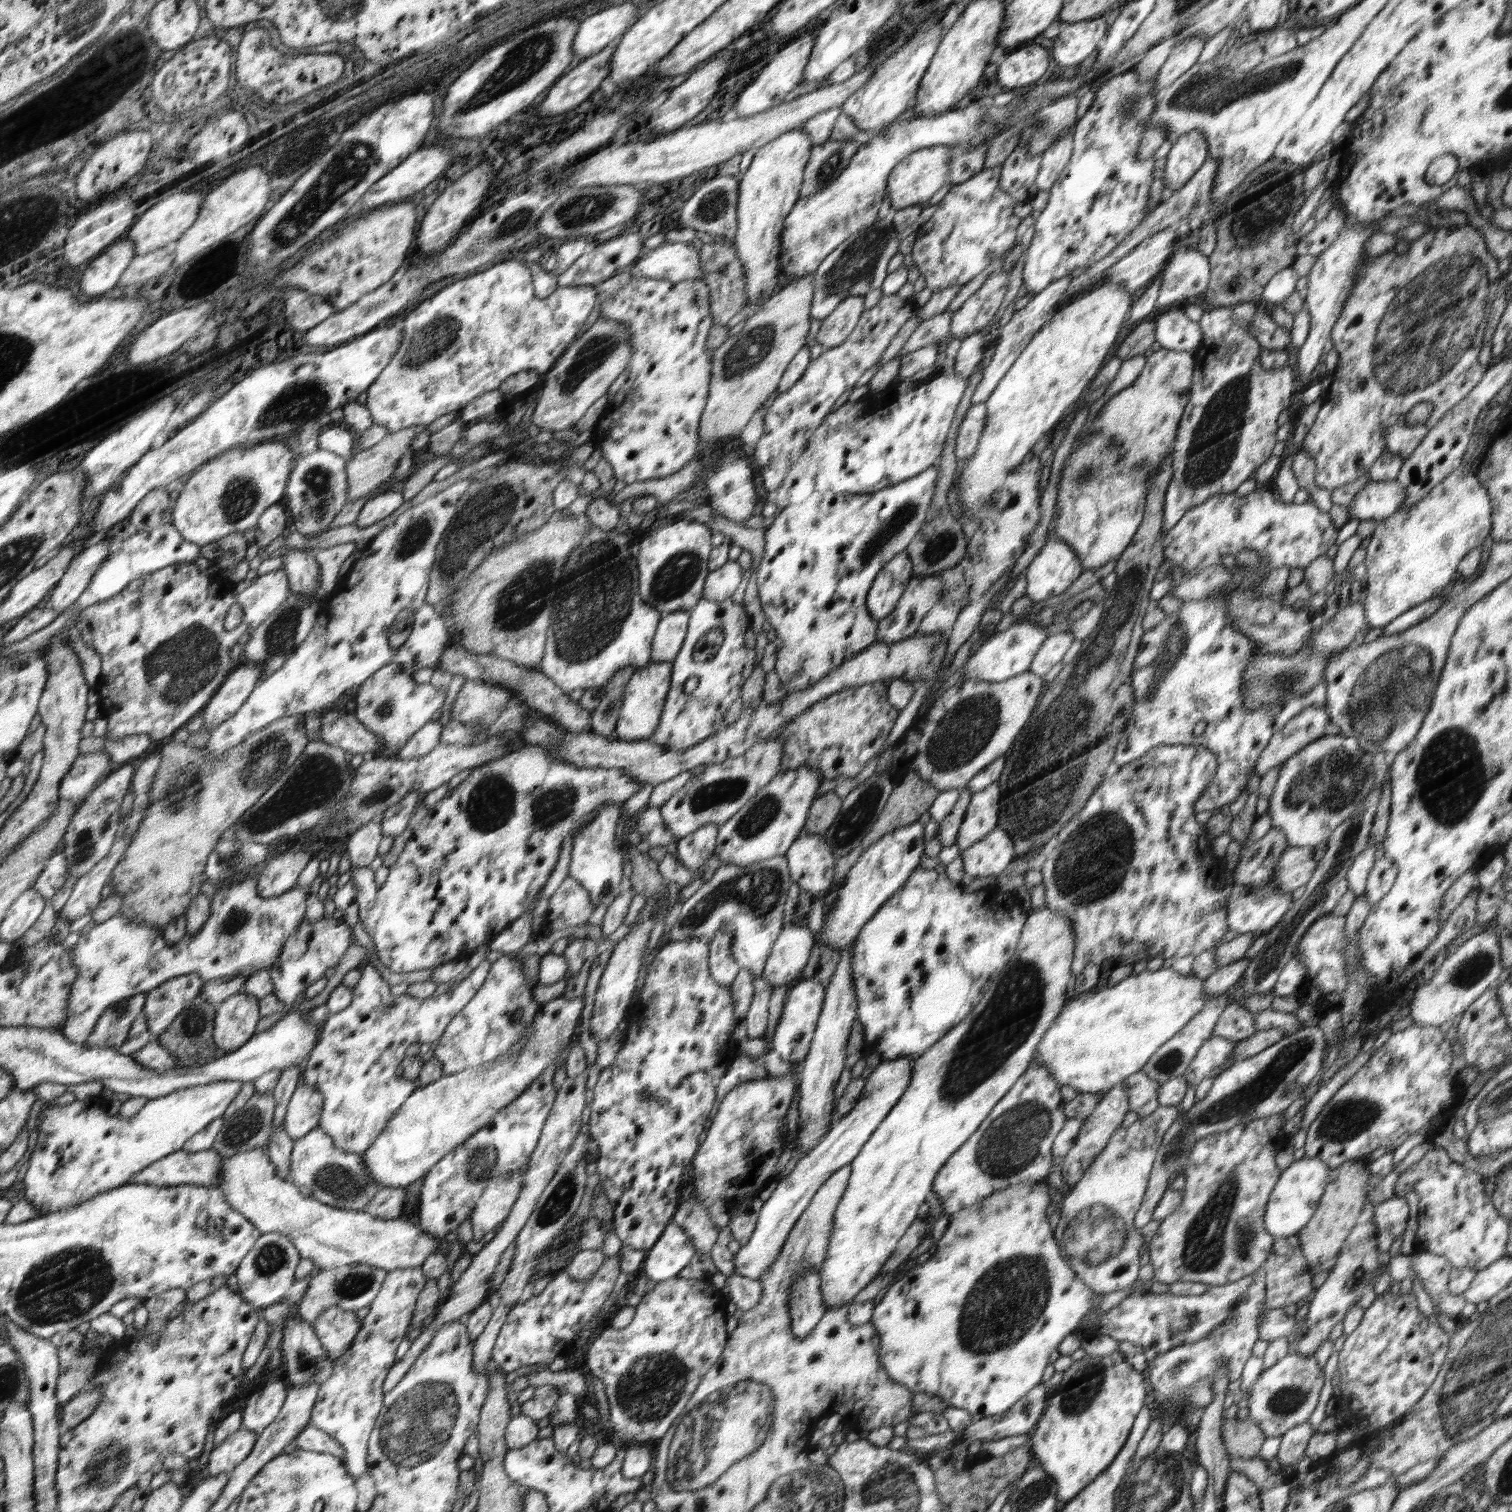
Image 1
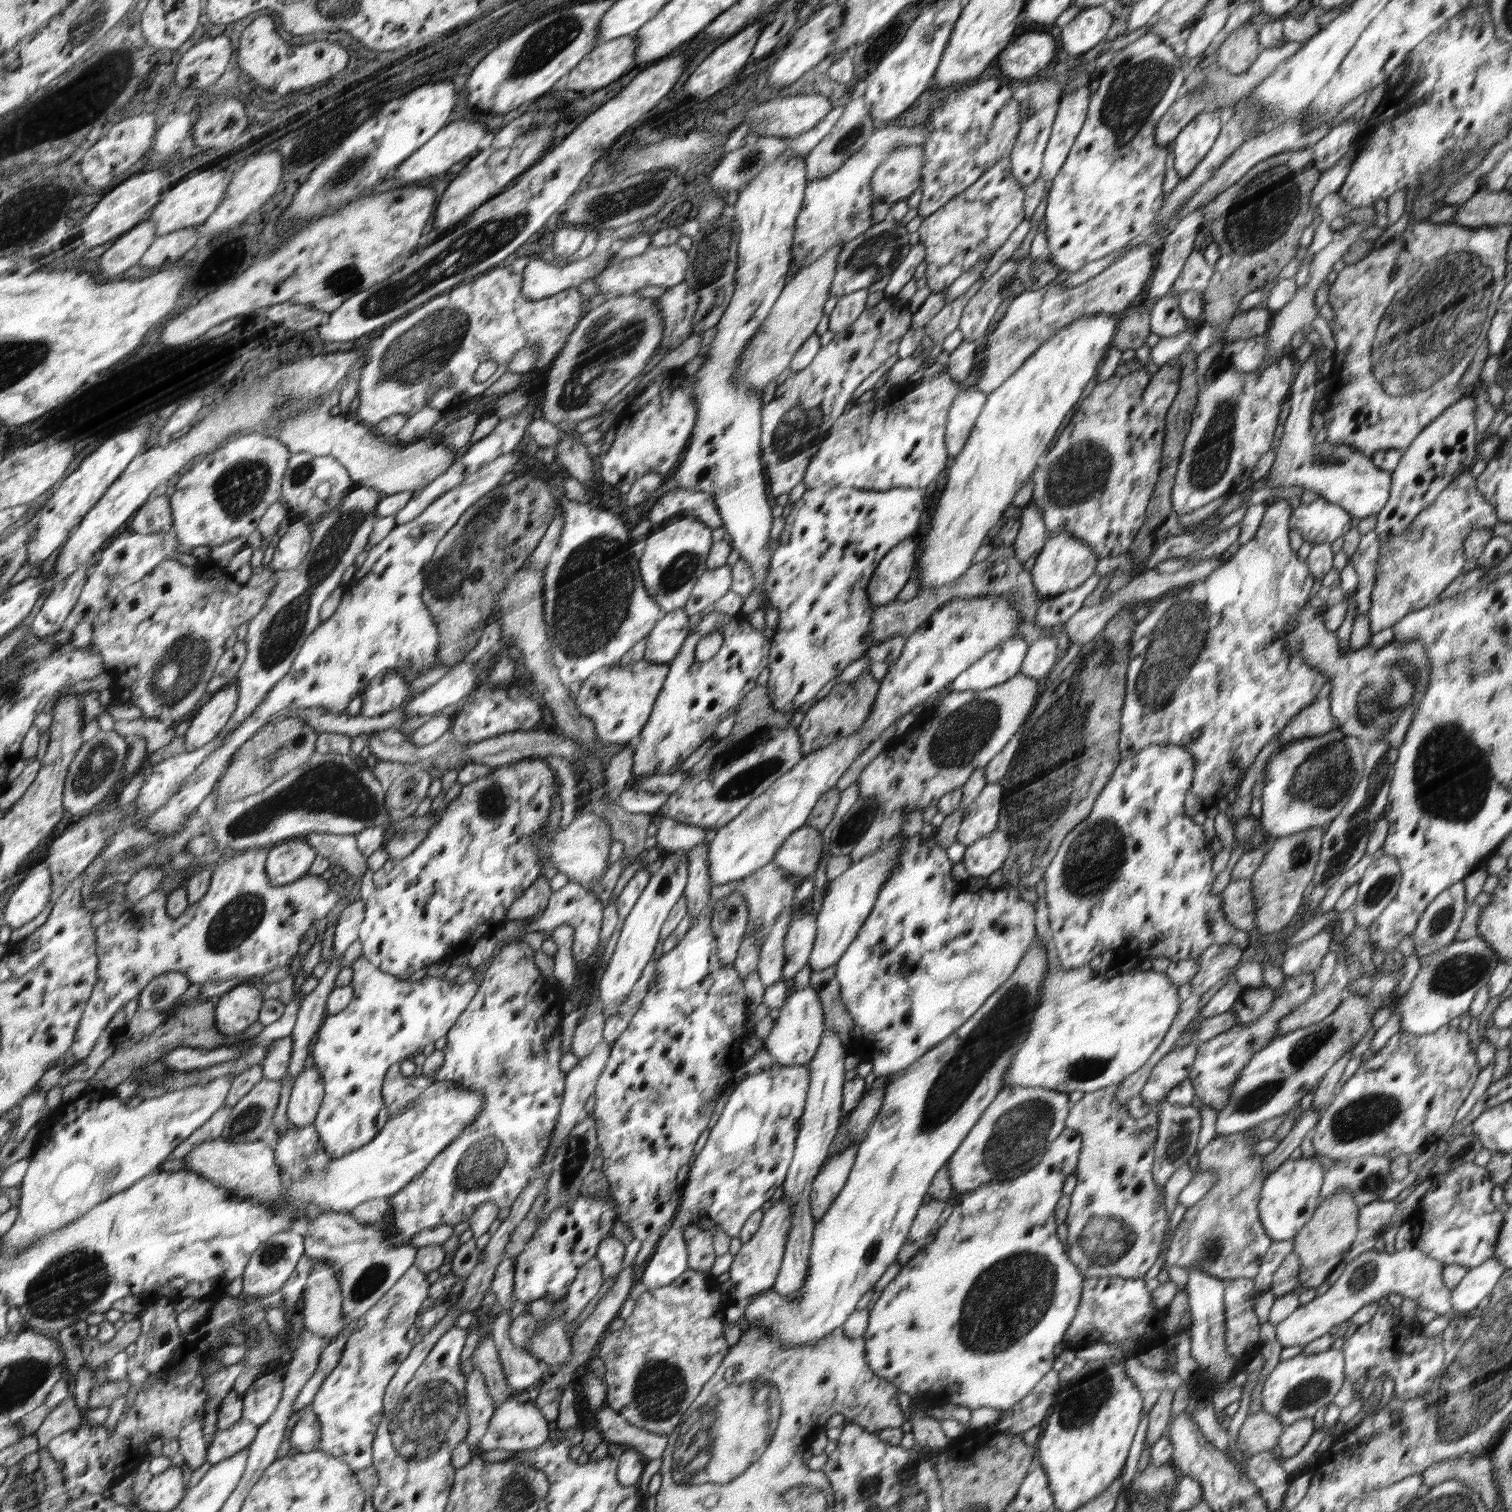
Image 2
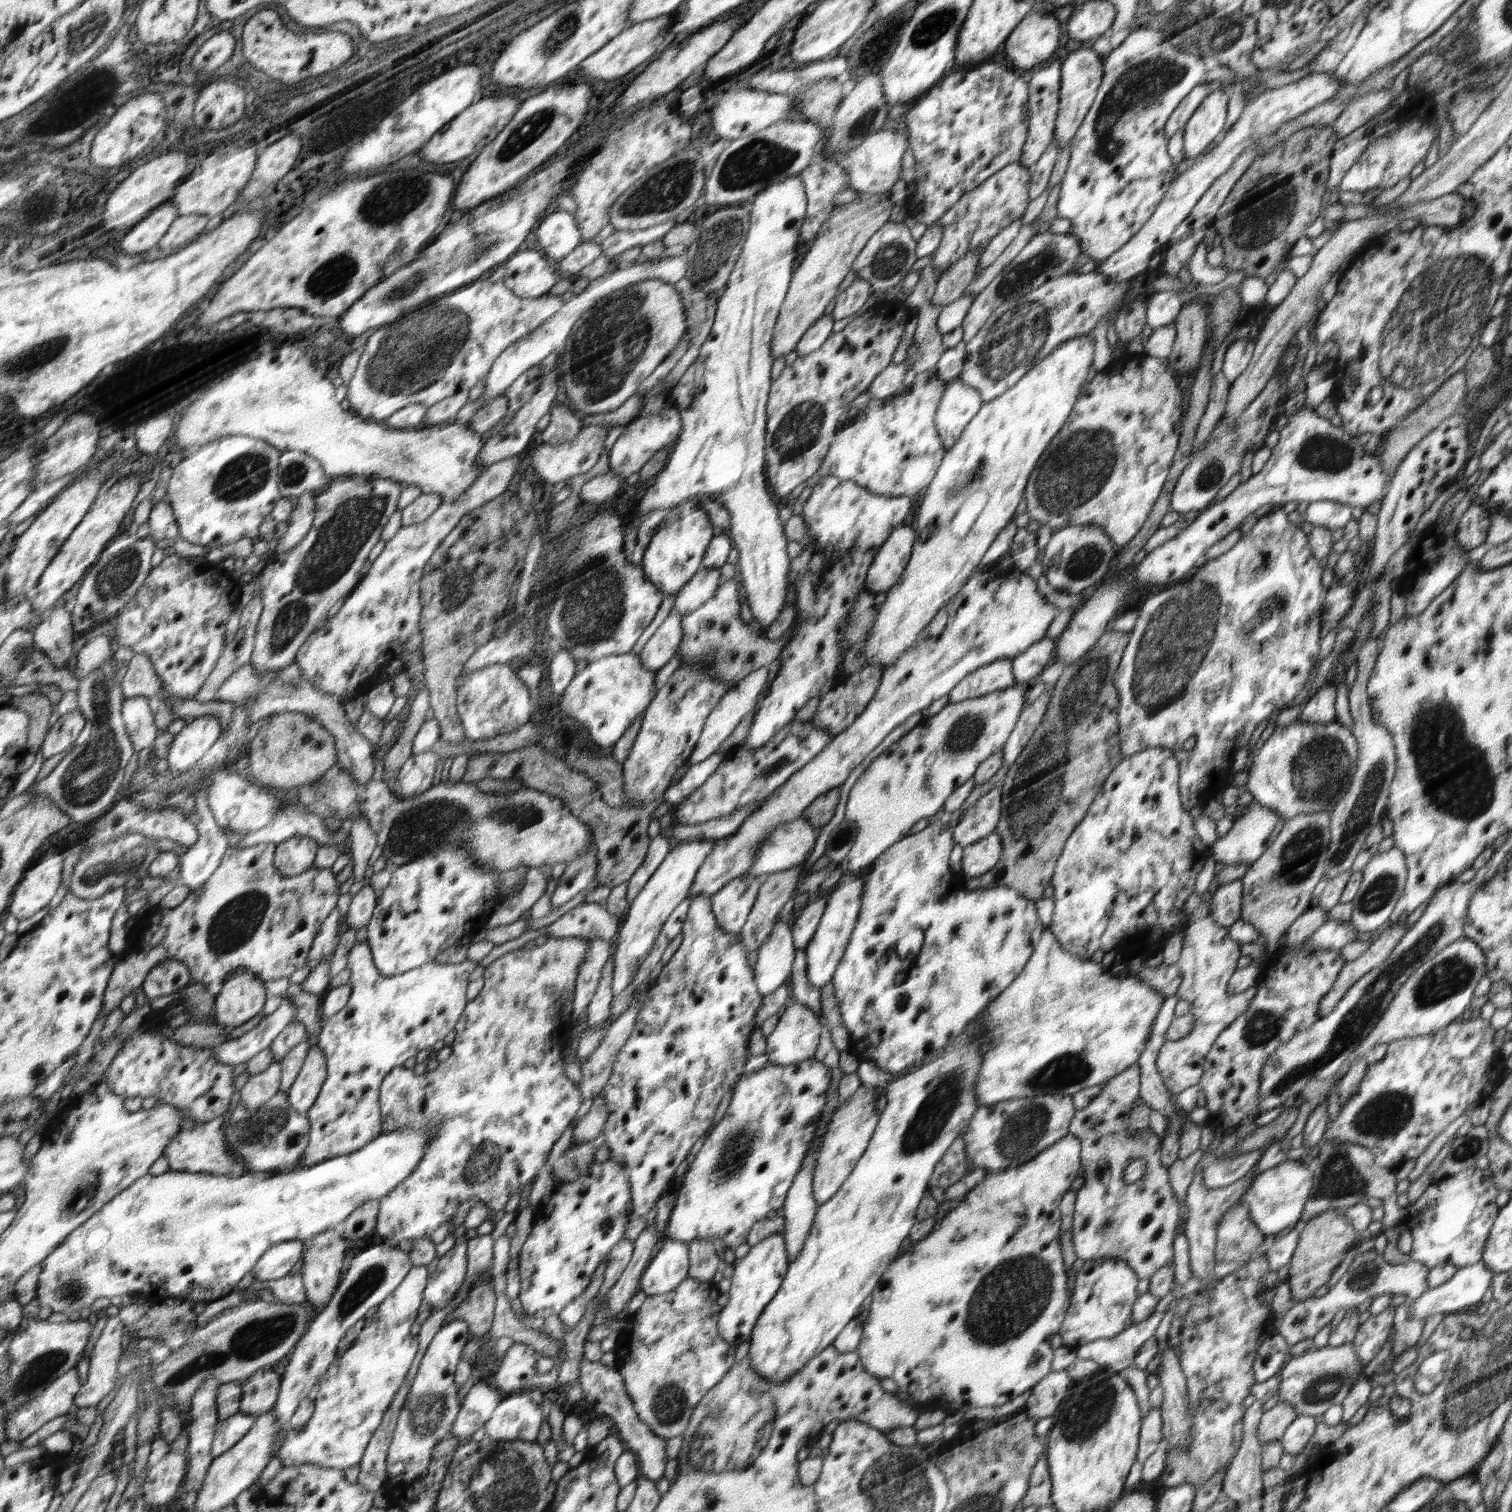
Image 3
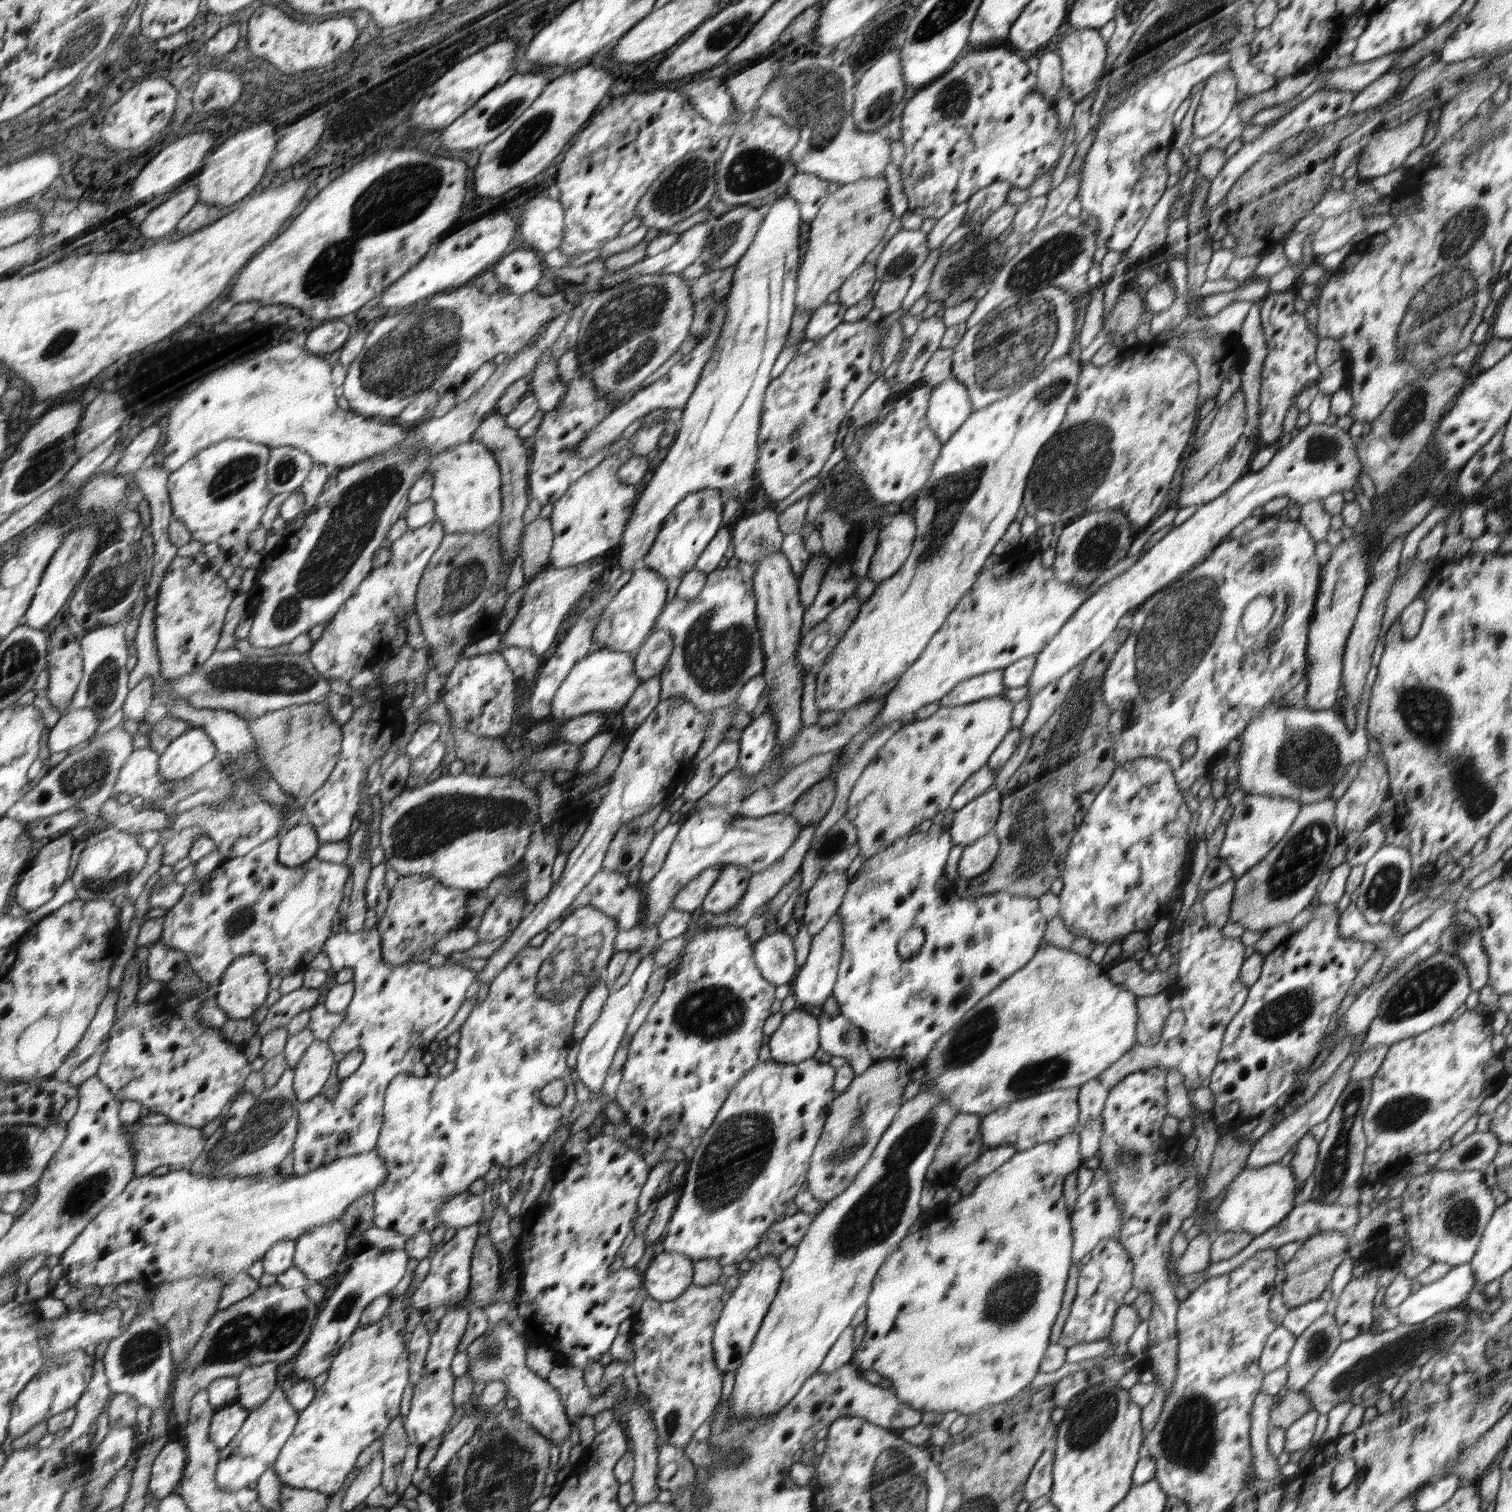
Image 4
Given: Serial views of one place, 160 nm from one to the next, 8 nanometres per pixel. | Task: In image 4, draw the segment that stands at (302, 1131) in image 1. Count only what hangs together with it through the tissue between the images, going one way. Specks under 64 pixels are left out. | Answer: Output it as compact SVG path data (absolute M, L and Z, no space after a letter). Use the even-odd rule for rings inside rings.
M314 1040L294 1069L293 1089L298 1103L311 1100L322 1090L333 1064L328 1042Z

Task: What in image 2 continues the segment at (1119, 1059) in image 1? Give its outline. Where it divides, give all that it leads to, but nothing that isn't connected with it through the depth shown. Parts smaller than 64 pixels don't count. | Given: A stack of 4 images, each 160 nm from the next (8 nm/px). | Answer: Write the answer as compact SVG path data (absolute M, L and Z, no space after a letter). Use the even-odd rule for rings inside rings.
M1051 953L1049 955L1049 972L1041 984L1041 990L1039 990L1040 999L1038 1002L1038 1009L1036 1013L1033 1014L1031 1030L1029 1030L1029 1035L1024 1041L1024 1046L1020 1047L1019 1052L1015 1054L1007 1074L1005 1074L1005 1082L1003 1082L1004 1088L1008 1088L1012 1085L1018 1085L1023 1087L1048 1087L1052 1090L1064 1091L1066 1094L1074 1092L1074 1090L1082 1090L1084 1093L1096 1093L1100 1089L1106 1089L1108 1086L1116 1085L1126 1080L1130 1077L1132 1073L1135 1073L1138 1069L1142 1068L1144 1064L1151 1058L1152 1053L1156 1049L1159 1049L1163 1045L1164 1038L1167 1037L1169 1029L1176 1021L1177 1014L1179 1014L1179 1006L1181 1003L1180 997L1178 996L1178 988L1169 978L1165 972L1154 971L1149 969L1142 971L1140 969L1134 970L1134 972L1126 974L1118 974L1110 979L1105 978L1102 973L1103 969L1092 970L1092 966L1085 964L1079 969L1072 971L1063 970L1059 961L1055 959L1055 954Z

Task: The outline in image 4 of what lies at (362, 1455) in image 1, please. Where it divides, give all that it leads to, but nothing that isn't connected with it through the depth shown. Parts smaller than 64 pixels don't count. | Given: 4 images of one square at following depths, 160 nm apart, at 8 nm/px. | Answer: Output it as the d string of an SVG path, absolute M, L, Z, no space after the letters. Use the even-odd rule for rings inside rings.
M429 1257L420 1260L408 1291L393 1298L391 1308L379 1322L356 1329L343 1345L327 1370L328 1380L299 1416L294 1432L273 1465L282 1486L332 1495L352 1472L360 1452L382 1437L392 1420L400 1416L400 1401L409 1378L409 1350L403 1338L412 1308L410 1298L428 1277L430 1266Z

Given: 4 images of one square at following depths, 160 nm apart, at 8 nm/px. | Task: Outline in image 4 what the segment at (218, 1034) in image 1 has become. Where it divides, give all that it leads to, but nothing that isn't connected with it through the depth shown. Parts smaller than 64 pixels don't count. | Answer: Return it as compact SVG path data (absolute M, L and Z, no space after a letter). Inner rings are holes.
M257 954L239 958L223 976L221 989L217 996L219 1008L223 1009L229 1018L239 1019L253 1016L258 1007L266 1000L266 994L270 988L268 982L270 982L270 974L267 973L267 966Z

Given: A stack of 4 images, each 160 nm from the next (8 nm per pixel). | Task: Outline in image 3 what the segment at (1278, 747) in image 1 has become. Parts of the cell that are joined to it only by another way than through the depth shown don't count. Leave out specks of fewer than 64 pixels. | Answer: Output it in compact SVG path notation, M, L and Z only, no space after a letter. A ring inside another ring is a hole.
M1326 683L1317 690L1317 693L1305 704L1298 716L1301 722L1323 722L1324 724L1335 720L1334 703L1336 700L1336 687Z

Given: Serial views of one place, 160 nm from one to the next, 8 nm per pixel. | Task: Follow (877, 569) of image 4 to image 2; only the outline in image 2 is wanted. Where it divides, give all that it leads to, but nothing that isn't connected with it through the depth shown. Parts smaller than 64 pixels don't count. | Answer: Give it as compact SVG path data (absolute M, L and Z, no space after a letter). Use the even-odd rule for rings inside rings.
M907 538L892 549L888 558L880 562L880 570L876 570L876 578L872 579L872 607L883 606L894 602L900 590L910 583L908 580L915 570L916 542Z

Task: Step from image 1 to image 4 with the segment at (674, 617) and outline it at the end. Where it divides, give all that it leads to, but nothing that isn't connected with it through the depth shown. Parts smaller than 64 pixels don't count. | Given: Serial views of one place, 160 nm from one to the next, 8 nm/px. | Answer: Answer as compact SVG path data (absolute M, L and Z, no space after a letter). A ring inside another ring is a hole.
M668 630L654 631L635 656L636 676L642 681L659 676L670 658L673 646L674 641Z

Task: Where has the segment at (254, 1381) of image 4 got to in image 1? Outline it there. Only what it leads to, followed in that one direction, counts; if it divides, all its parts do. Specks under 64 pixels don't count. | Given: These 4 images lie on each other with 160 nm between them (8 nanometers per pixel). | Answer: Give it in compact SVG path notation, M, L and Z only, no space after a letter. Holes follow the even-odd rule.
M272 1378L265 1385L260 1382L244 1406L243 1428L259 1435L278 1416L287 1395L288 1385L283 1378Z

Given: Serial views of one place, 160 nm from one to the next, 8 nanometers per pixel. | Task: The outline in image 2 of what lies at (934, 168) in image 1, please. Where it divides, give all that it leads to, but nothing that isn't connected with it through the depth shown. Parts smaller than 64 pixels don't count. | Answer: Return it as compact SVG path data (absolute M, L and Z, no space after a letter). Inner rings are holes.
M901 146L876 170L872 191L880 194L883 202L894 204L923 184L925 152L922 146Z

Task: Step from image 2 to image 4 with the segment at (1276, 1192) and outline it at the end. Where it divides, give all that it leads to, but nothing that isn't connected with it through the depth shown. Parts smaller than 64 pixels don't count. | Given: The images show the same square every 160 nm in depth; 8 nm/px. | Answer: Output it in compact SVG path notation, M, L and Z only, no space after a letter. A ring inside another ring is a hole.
M1280 1162L1257 1168L1244 1168L1238 1176L1229 1184L1226 1197L1215 1211L1215 1223L1218 1225L1219 1233L1222 1231L1246 1231L1258 1237L1264 1231L1277 1226L1296 1205L1297 1182L1291 1165L1282 1166Z

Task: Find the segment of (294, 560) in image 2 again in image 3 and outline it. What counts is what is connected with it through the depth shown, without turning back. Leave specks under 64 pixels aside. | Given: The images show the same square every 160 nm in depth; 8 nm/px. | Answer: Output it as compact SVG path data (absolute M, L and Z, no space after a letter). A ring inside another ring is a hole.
M305 492L294 500L295 507L289 516L288 530L279 538L273 553L286 553L303 541L313 523L316 496L318 492Z

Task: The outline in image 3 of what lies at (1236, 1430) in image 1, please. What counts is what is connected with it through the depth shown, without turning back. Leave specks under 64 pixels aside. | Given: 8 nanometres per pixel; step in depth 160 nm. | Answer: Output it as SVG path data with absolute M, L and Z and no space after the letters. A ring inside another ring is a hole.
M1278 1402L1274 1407L1266 1410L1260 1419L1257 1431L1258 1440L1266 1444L1272 1440L1279 1440L1290 1423L1298 1416L1295 1408L1287 1402Z

